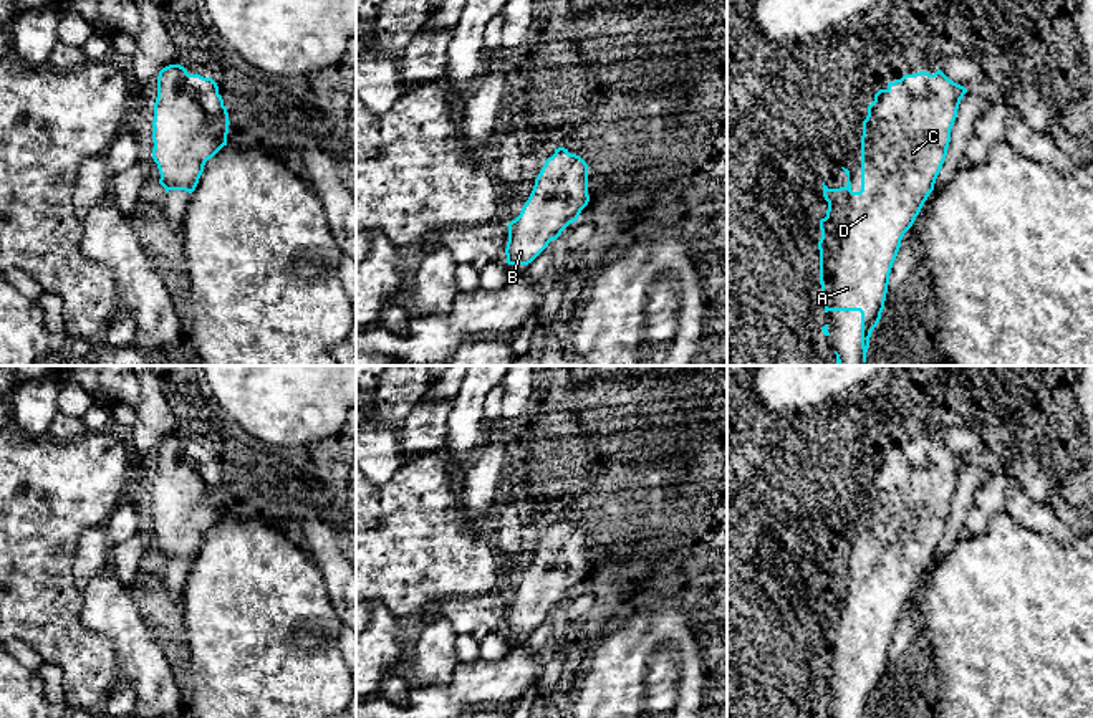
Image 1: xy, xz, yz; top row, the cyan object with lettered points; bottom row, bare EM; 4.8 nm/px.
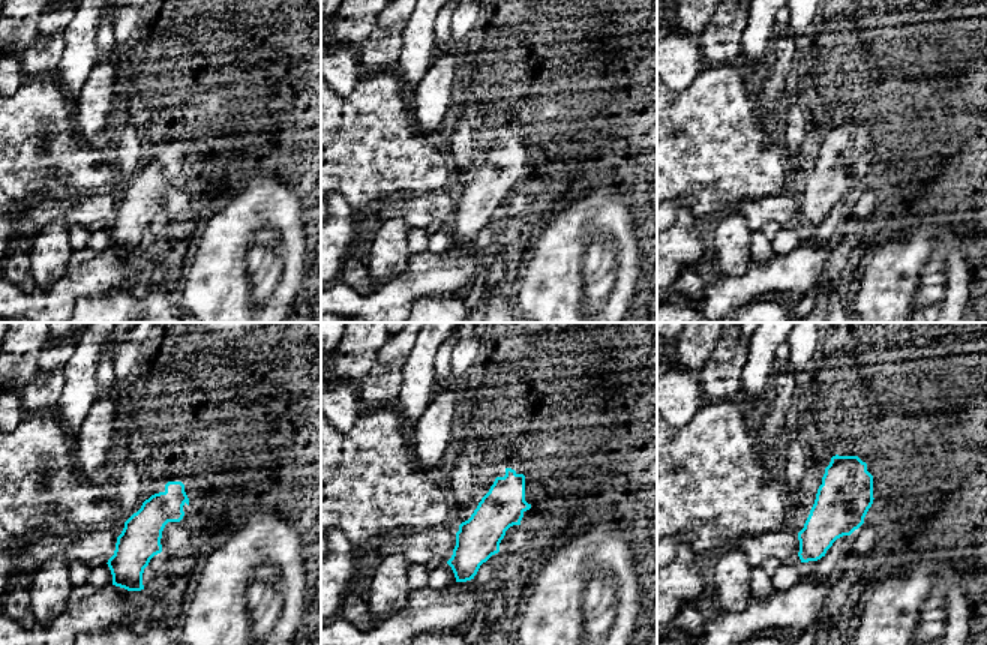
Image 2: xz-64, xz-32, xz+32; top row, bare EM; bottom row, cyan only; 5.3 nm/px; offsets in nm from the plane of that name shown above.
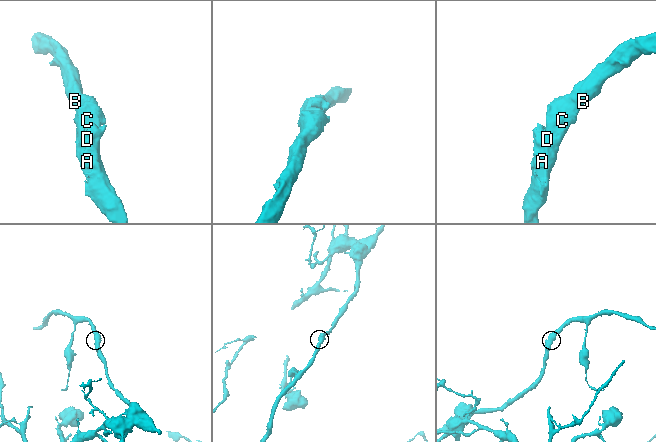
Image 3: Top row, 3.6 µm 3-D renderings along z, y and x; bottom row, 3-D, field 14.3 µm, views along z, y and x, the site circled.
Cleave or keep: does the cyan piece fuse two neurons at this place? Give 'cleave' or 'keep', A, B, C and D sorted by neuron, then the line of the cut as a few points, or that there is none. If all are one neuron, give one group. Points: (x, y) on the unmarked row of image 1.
keep | A B C D | no cut

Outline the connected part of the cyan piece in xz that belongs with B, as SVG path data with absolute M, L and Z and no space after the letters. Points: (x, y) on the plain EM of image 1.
M558 518L545 531L520 586L508 597L508 635L532 634L588 576L588 534Z

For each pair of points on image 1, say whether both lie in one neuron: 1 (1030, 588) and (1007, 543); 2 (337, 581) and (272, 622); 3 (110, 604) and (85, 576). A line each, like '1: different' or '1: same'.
1: same
2: different
3: different

